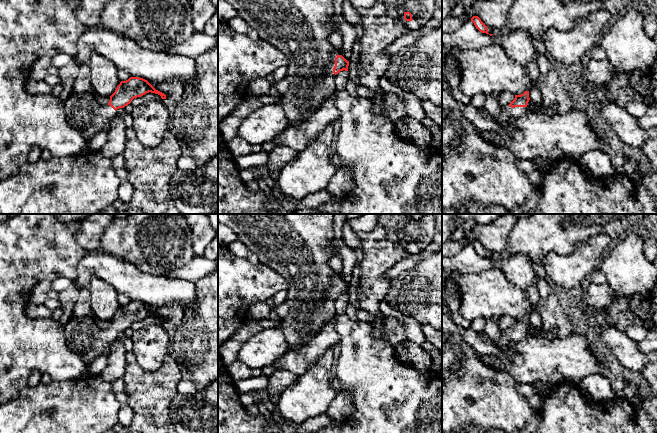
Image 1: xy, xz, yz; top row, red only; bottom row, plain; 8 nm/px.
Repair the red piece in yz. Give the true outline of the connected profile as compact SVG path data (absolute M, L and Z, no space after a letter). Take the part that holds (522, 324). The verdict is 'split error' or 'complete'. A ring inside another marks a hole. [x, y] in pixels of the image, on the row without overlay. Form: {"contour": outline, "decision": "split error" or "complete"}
{"contour": "M529 315L515 319L515 323L508 330L501 330L500 338L496 341L497 347L507 348L511 342L519 342L529 338L530 335L527 332L529 324Z", "decision": "split error"}

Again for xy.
{"contour": "M130 301L126 305L121 305L115 316L110 320L110 325L107 329L99 327L97 321L91 317L85 317L83 320L73 317L65 327L66 345L73 352L82 354L85 361L91 364L97 357L108 354L109 346L116 338L117 333L124 332L134 322L141 321L149 316L158 318L162 323L166 323L164 317L156 314L147 304L139 301Z", "decision": "split error"}

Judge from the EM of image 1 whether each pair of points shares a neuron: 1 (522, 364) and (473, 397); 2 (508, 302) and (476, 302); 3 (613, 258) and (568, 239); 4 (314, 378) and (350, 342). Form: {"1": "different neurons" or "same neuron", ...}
{"1": "different neurons", "2": "same neuron", "3": "different neurons", "4": "different neurons"}

